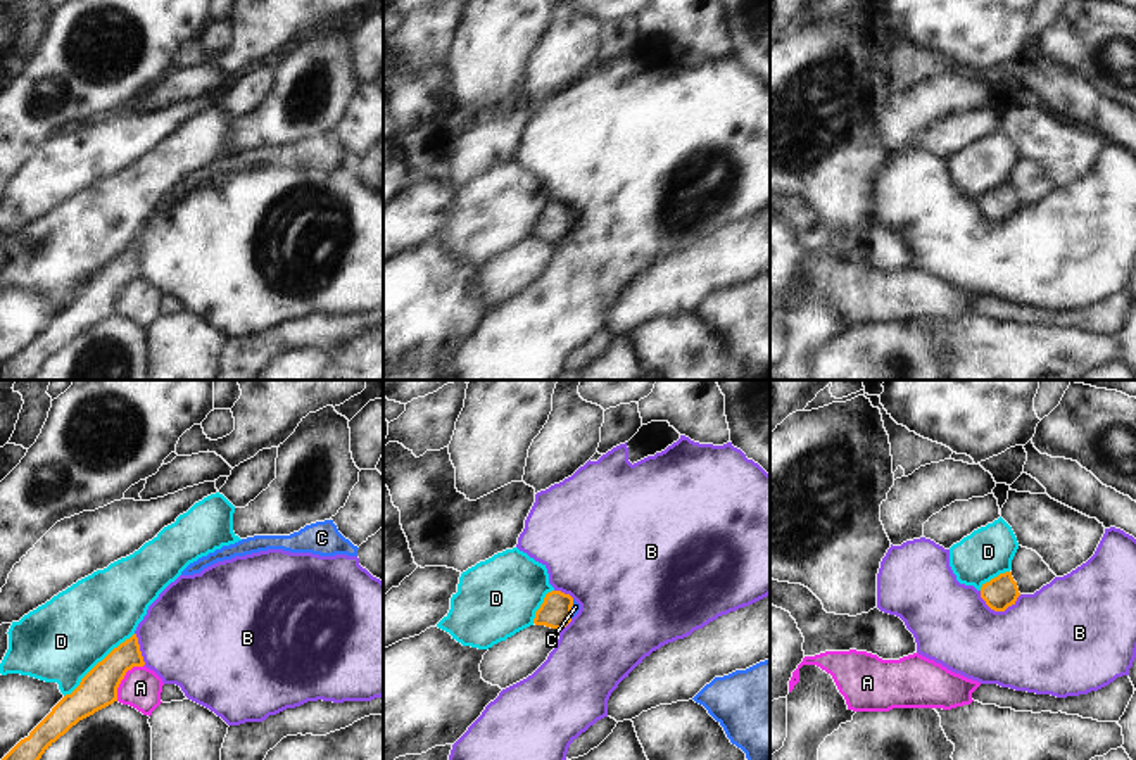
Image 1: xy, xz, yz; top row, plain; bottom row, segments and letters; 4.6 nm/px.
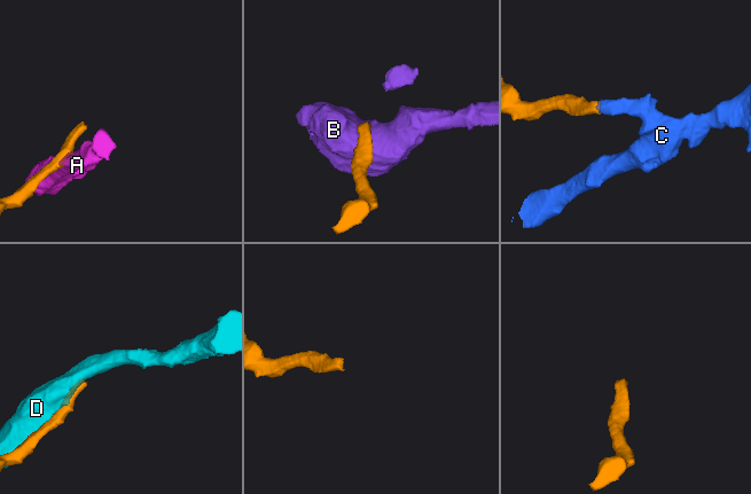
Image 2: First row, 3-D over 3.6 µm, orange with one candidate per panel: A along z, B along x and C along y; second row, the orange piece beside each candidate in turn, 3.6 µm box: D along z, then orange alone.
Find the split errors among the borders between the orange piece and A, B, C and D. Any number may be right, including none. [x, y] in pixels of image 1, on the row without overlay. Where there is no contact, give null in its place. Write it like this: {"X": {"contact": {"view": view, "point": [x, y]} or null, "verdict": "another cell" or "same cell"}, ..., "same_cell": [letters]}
{"A": {"contact": {"view": "xy", "point": [123, 291]}, "verdict": "another cell"}, "B": {"contact": {"view": "yz", "point": [998, 223]}, "verdict": "another cell"}, "C": {"contact": {"view": "xz", "point": [570, 221]}, "verdict": "same cell"}, "D": {"contact": {"view": "xy", "point": [97, 277]}, "verdict": "another cell"}, "same_cell": ["C"]}

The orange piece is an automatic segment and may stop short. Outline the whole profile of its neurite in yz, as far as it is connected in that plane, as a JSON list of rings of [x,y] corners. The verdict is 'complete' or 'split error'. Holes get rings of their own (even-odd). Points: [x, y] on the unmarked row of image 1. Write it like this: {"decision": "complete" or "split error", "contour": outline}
{"decision": "complete", "contour": [[[1012,185],[1000,187],[981,200],[981,211],[994,225],[1005,225],[1015,218],[1019,209],[1020,206]]]}

